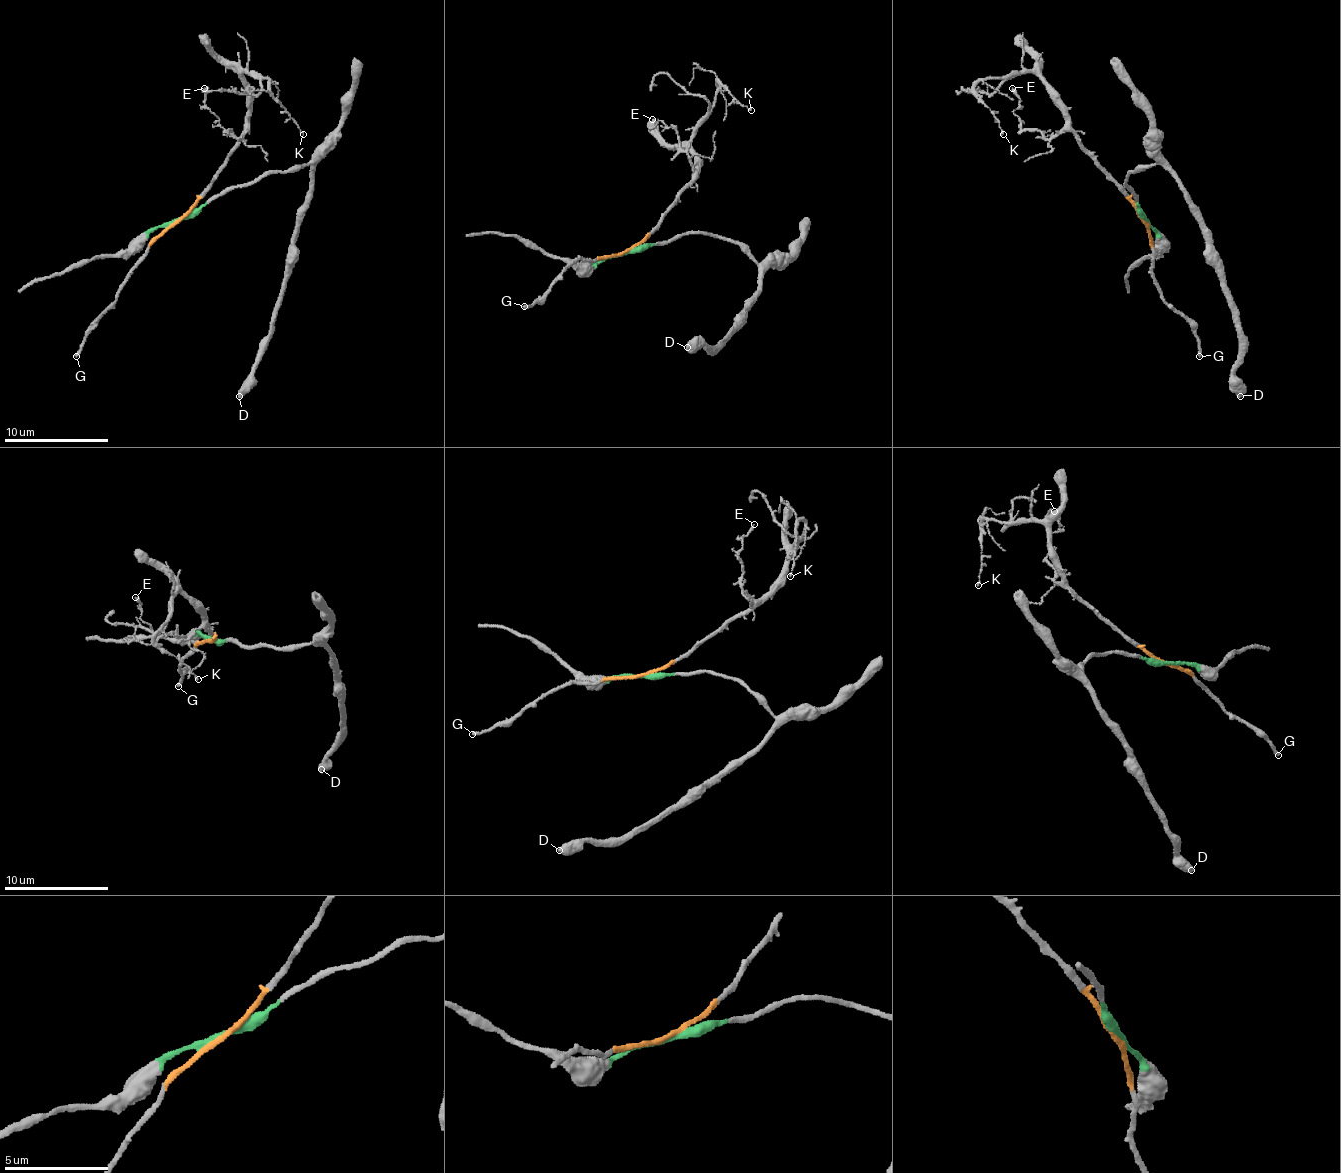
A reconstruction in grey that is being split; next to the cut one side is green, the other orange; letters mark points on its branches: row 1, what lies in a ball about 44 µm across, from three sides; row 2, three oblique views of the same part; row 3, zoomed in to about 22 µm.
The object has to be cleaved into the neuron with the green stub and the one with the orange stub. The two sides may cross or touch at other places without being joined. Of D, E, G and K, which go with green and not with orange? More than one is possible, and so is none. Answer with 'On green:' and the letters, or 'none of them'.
On green: D

